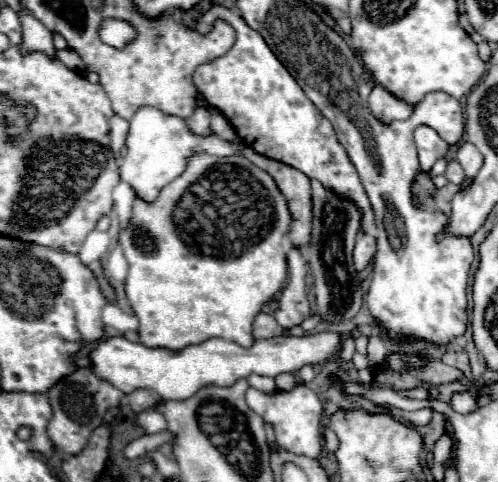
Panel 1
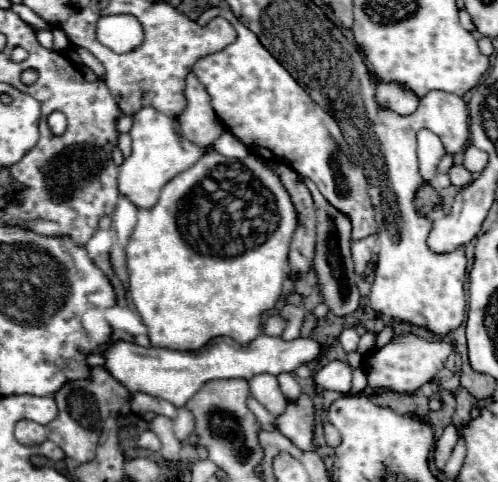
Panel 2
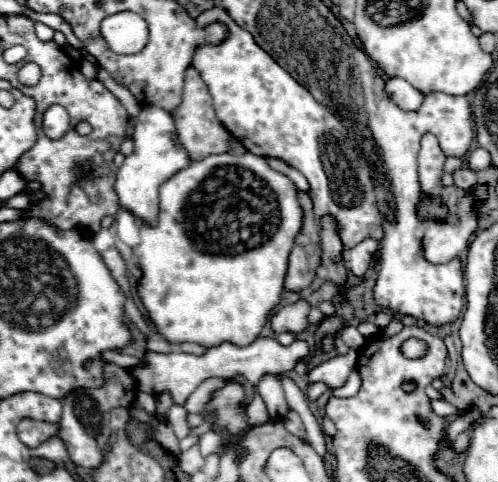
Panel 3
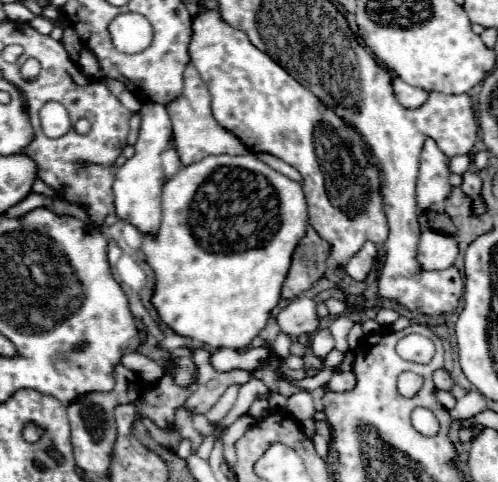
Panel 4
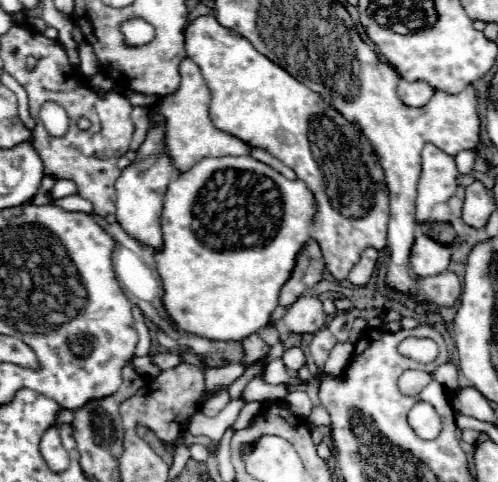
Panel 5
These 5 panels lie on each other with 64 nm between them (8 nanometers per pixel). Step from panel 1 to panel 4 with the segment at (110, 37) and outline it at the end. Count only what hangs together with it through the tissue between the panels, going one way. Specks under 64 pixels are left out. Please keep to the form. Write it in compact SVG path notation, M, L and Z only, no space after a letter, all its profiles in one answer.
M120 14L110 24L114 46L122 52L140 52L152 42L152 26L140 14Z

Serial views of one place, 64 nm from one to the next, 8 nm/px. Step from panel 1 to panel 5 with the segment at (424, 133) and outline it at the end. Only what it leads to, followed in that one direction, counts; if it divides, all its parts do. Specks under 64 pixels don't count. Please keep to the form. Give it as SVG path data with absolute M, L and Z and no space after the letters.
M426 144L422 150L422 176L416 198L416 222L428 222L432 206L438 202L448 202L456 188L458 168L454 158L446 152L440 152L434 144Z

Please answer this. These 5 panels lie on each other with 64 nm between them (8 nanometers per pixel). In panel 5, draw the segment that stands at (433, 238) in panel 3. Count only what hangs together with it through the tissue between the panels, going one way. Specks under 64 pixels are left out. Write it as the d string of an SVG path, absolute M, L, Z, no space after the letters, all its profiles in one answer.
M418 234L410 252L410 272L416 278L436 276L446 270L450 262L450 246L442 246L424 234Z

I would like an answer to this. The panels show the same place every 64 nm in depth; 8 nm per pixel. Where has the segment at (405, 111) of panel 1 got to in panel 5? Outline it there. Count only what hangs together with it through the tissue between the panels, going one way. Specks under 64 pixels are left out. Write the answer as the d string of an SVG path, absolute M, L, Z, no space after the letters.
M400 80L398 96L404 104L418 108L418 106L428 104L428 100L434 96L434 88L430 84L424 84L424 80L416 80L416 82Z

